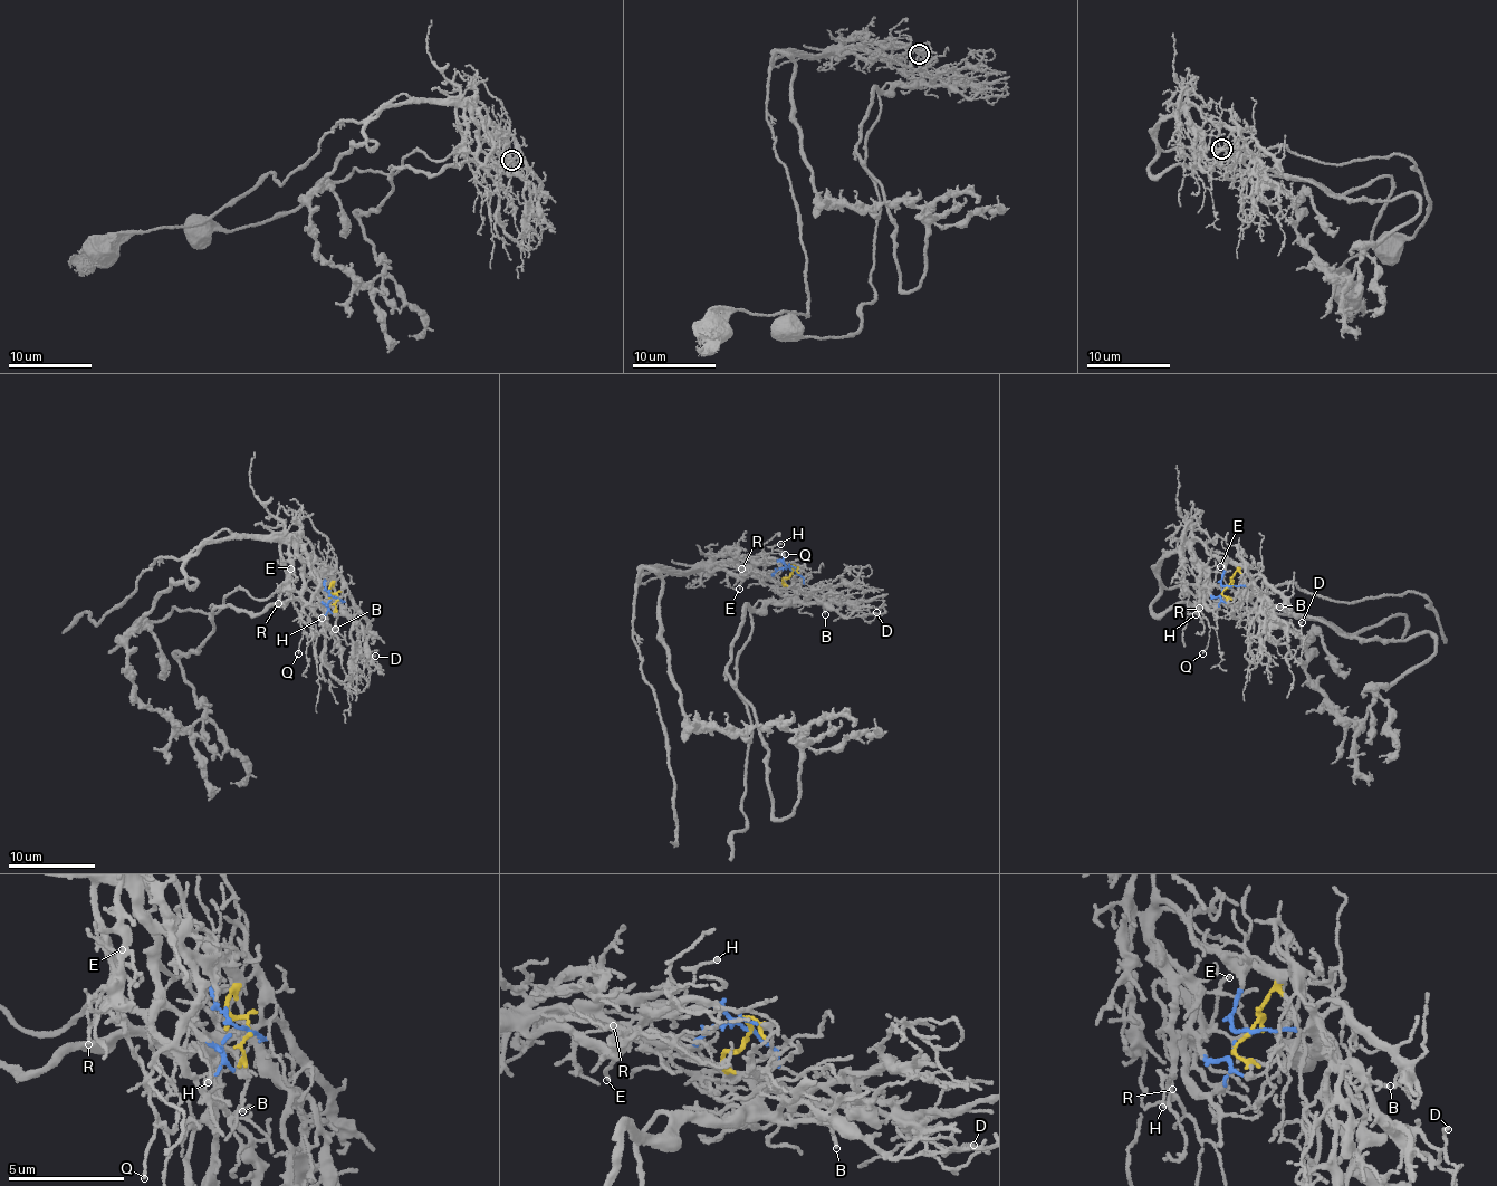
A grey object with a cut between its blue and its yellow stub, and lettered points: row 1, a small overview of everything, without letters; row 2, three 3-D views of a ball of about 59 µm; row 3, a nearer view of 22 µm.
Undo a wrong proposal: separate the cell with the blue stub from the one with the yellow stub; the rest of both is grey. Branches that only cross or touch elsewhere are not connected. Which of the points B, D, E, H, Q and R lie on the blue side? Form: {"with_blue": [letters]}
{"with_blue": ["E", "H", "Q", "R"]}

